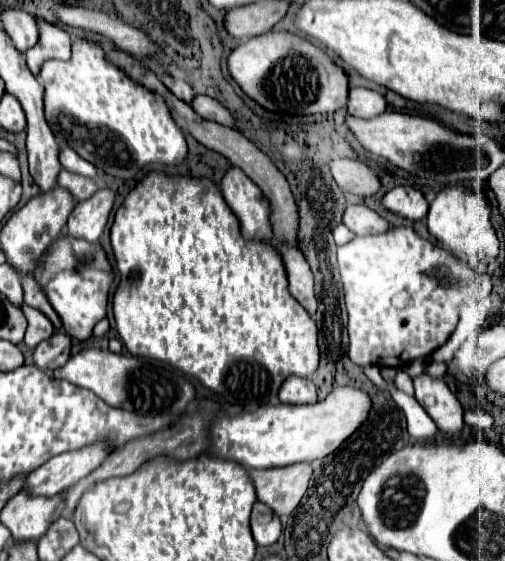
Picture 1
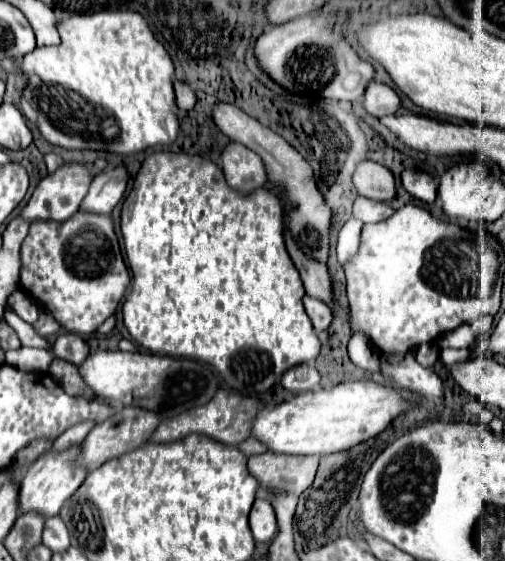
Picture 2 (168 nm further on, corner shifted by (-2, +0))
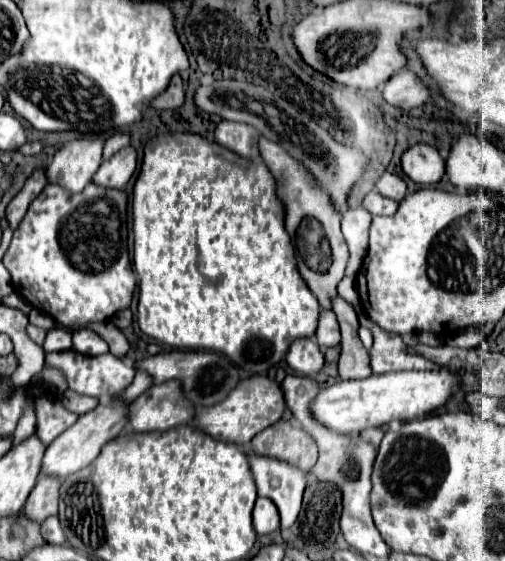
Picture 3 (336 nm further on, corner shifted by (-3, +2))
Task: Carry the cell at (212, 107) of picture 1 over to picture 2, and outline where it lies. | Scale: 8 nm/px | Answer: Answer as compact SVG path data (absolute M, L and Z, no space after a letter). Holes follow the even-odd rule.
M217 103L211 109L211 117L215 121L215 125L219 127L219 131L223 131L231 141L243 143L245 147L249 147L251 151L255 151L267 169L267 177L273 179L273 183L283 183L283 187L287 189L287 199L291 199L291 203L297 203L297 209L289 213L289 227L293 237L301 237L301 235L309 235L315 233L317 241L319 241L319 249L309 249L309 253L313 253L315 257L323 259L327 253L327 245L329 245L329 223L331 223L331 209L325 205L323 195L317 191L315 179L313 179L313 171L309 167L309 163L277 133L273 133L269 127L261 125L257 119L249 117L247 113L243 113L239 107L229 105L229 103Z

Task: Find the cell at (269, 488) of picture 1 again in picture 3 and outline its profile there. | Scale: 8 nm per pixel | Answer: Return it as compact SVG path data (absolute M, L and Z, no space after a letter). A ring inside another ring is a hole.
M280 419L276 425L260 431L252 439L252 451L258 455L282 459L306 473L318 459L316 441L304 429L300 429L300 425L286 419Z

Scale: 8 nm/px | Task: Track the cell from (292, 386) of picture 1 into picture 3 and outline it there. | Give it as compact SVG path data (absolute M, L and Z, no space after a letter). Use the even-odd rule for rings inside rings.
M312 337L308 341L294 341L292 349L288 349L286 353L286 361L298 375L304 377L318 375L324 365L322 351Z

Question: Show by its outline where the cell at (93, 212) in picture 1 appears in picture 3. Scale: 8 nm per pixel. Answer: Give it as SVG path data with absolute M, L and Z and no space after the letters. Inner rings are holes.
M124 147L120 149L120 153L114 153L110 159L106 159L100 165L92 181L102 187L124 189L134 169L136 169L136 151L134 147Z

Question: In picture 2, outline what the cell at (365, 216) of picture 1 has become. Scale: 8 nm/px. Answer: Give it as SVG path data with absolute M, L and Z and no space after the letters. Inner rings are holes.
M357 197L355 205L353 205L353 217L363 221L363 223L379 223L387 217L393 215L393 209L385 203L379 201L371 201L365 197Z

